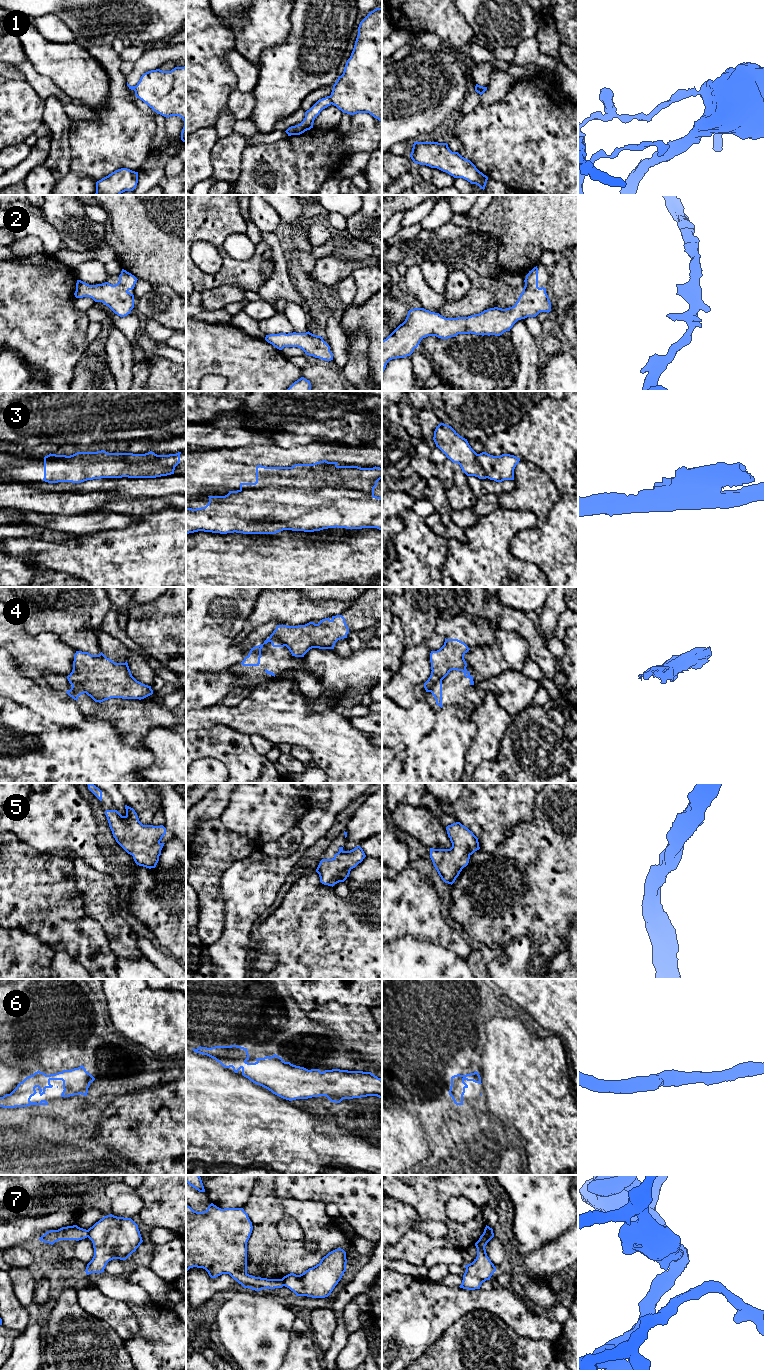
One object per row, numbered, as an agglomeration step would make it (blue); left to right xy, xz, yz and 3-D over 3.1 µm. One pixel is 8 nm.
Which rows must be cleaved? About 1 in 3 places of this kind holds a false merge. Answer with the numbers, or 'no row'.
1, 3, 4, 7

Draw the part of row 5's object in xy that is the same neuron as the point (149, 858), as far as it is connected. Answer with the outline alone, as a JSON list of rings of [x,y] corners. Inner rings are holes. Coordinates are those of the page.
[[[125,805],[126,815],[122,816],[117,810],[106,810],[109,827],[116,842],[130,855],[135,863],[146,868],[155,868],[161,850],[161,843],[166,834],[163,825],[143,825],[135,810]]]

